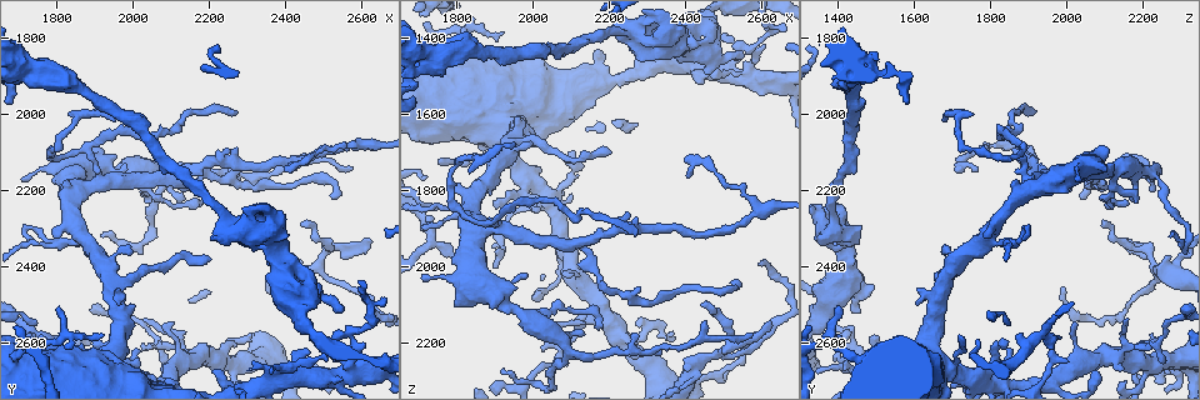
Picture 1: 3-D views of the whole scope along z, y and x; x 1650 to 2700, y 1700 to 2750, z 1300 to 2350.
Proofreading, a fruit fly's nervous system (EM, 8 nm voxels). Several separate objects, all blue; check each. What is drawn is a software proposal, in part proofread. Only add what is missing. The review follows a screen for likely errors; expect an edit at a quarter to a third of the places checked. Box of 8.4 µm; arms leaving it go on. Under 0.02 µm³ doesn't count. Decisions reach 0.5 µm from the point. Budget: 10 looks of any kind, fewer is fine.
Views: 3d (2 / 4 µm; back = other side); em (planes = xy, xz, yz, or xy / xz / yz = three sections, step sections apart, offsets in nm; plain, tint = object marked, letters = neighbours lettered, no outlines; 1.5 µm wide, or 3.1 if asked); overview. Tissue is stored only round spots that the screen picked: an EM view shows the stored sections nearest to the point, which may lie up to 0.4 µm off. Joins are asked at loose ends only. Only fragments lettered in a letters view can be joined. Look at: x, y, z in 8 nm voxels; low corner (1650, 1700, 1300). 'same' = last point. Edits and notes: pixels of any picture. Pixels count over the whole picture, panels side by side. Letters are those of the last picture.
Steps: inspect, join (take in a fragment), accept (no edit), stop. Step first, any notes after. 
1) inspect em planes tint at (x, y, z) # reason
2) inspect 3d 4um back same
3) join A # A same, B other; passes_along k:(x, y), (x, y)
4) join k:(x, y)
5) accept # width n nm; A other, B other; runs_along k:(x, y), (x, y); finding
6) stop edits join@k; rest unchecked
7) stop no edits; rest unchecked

inspect em planes letters at (1800, 2140, 2110) # free end

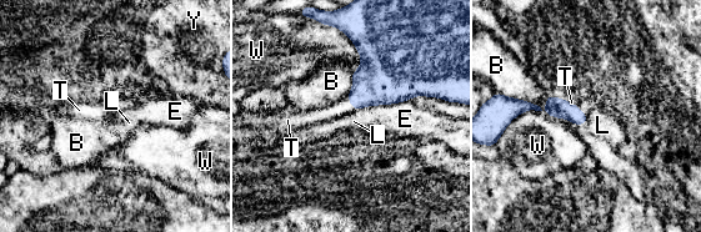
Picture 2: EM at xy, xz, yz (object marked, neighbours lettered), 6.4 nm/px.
join T # B other, E other, L other, T same, W other, Y other; passes_along 2:(381, 79), (350, 101), (344, 106); it goes on there

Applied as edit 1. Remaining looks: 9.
inspect overview # redraw

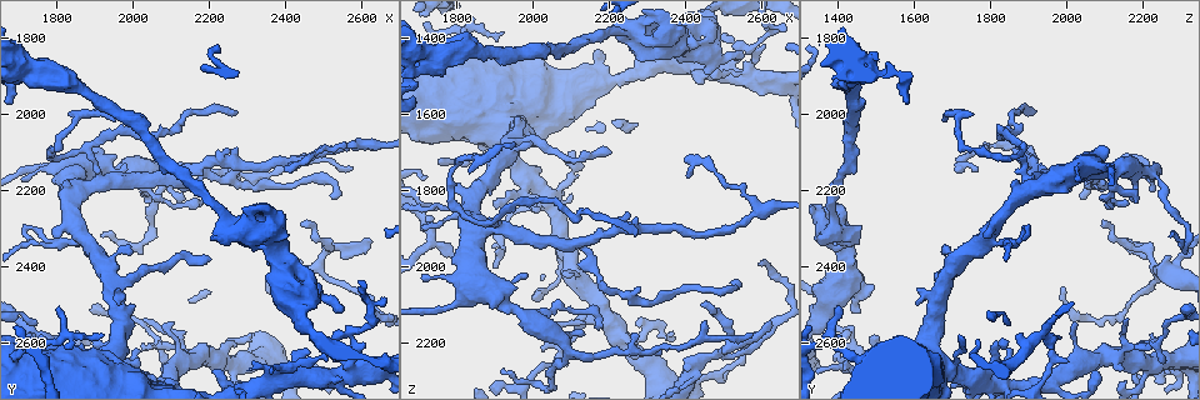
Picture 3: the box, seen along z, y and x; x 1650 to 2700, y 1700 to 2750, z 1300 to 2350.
inspect 3d 4um at (1915, 2575, 1390) # free end

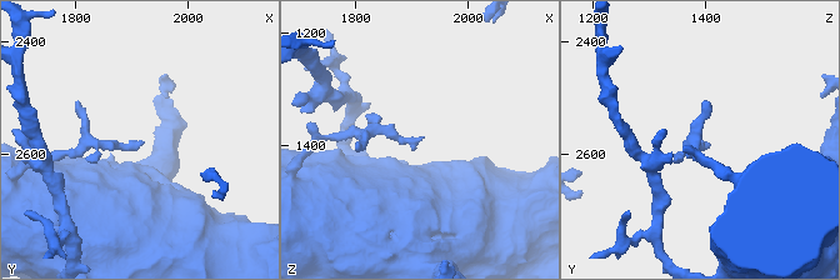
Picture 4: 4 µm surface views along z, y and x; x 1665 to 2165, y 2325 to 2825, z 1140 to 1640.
inspect em planes letters at (1920, 2575, 1385) # now the EM

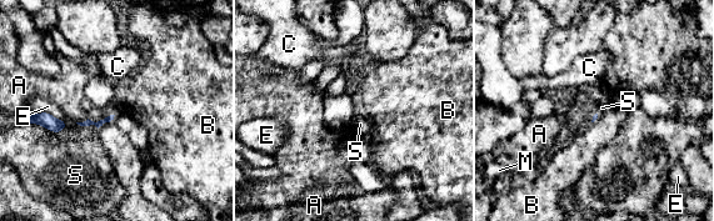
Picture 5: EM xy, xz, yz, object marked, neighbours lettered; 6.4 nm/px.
accept # A other, B other, C other, E other, M other, S other; border 5:(25, 121), (40, 124), (60, 132); no lettered fragment goes on from it

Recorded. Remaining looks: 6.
inspect em planes tint at (1990, 2360, 1670) # branch stops here

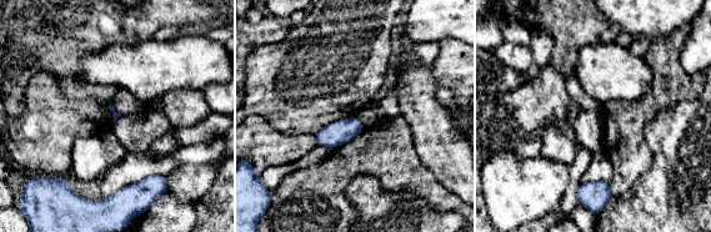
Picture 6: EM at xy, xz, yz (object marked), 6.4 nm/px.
inspect em planes letters same

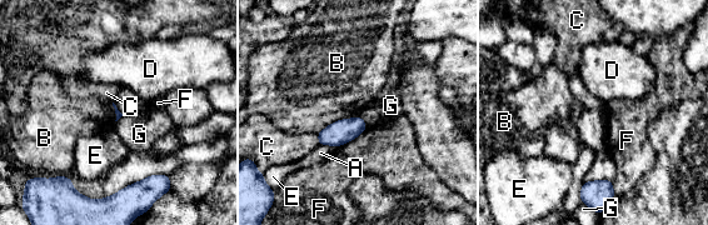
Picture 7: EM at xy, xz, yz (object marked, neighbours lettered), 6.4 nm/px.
accept # longest_contact B 280 nm; A other, B other, C other, D other, E other, F other, G other; none of them fits

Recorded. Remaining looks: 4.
inspect em xy step 8 tint at (1745, 2595, 1730)

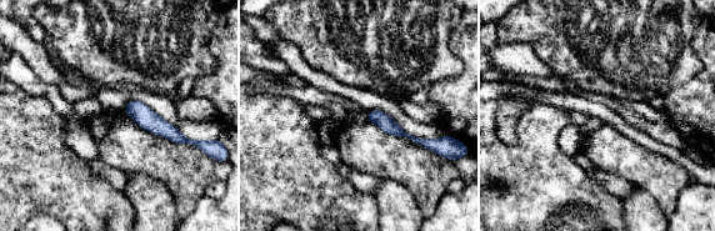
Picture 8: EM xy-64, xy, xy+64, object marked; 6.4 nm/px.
inspect em xy step 8 letters same

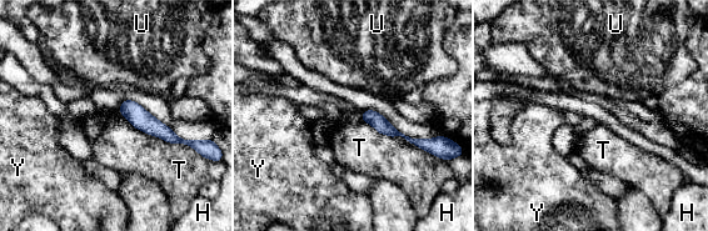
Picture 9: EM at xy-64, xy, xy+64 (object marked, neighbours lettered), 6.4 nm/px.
accept # H other, T other, U other, Y other; none of them fits

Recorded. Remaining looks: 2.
stop edits join@2; rest unchecked

